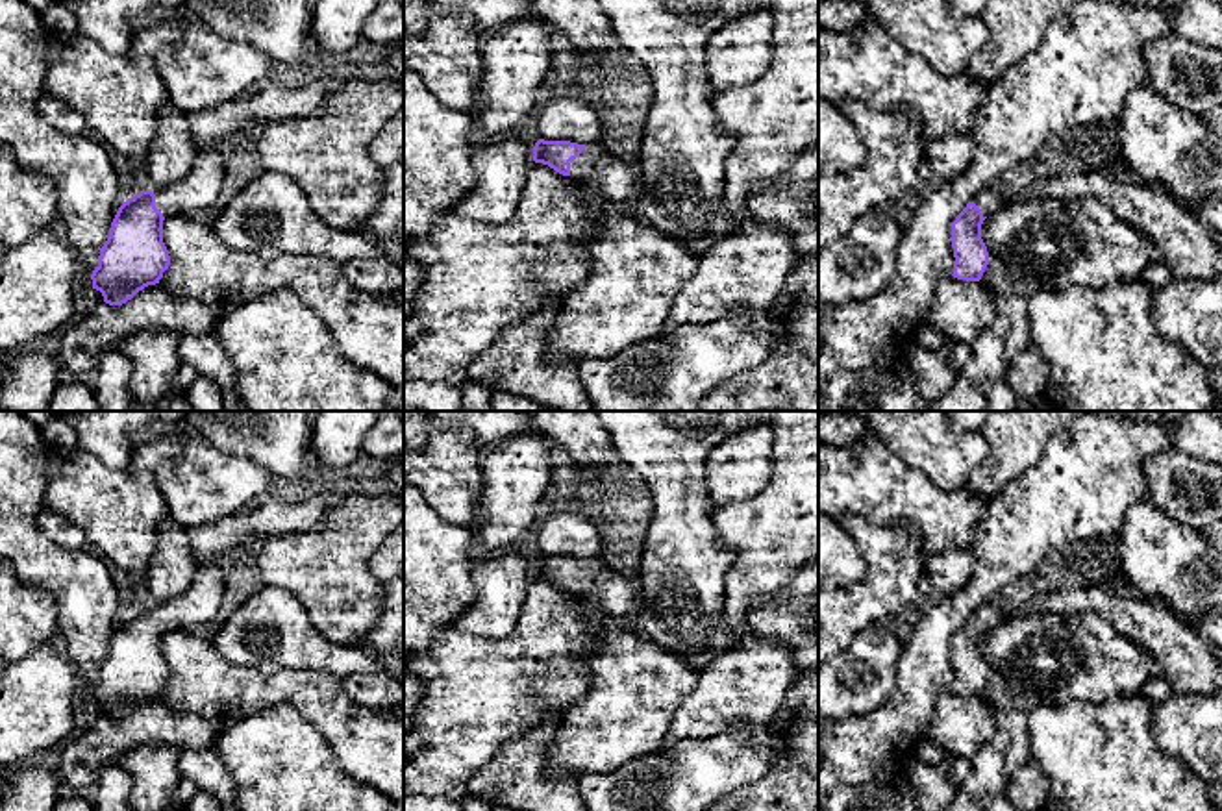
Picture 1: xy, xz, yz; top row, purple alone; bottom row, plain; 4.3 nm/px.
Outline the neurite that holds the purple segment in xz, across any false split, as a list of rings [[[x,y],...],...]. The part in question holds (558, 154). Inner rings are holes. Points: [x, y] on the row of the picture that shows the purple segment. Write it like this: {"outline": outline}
{"outline": [[[539,139],[533,146],[533,161],[585,181],[613,204],[635,202],[641,191],[631,161],[613,156],[598,143],[578,144]]]}

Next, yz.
{"outline": [[[996,185],[978,191],[966,207],[952,222],[954,278],[979,281],[989,252],[981,239],[981,224],[1004,206],[1004,196]]]}

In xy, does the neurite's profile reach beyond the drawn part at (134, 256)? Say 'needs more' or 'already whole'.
needs more

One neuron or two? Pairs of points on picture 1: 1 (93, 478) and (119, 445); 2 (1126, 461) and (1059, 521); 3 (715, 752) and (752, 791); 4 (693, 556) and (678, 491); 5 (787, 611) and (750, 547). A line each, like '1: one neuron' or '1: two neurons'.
1: two neurons
2: one neuron
3: two neurons
4: one neuron
5: two neurons

